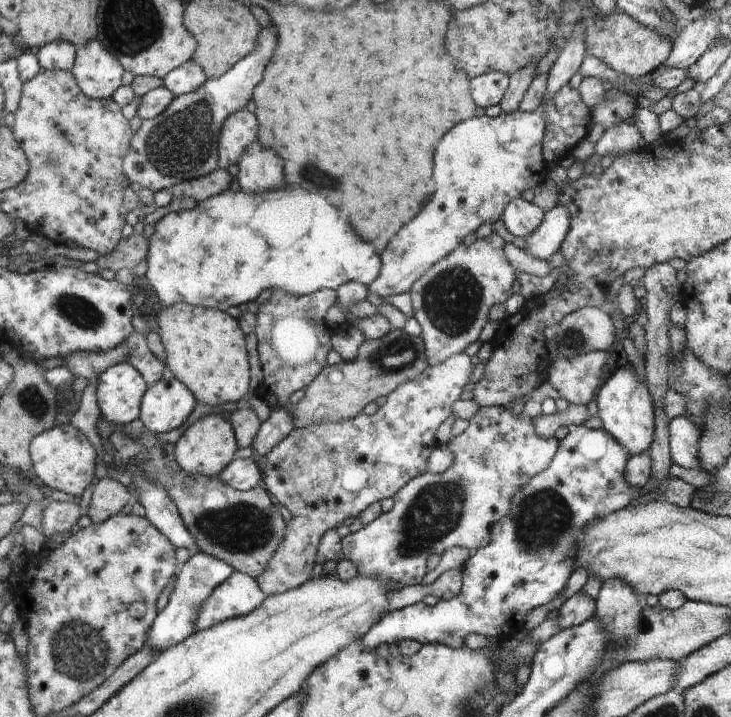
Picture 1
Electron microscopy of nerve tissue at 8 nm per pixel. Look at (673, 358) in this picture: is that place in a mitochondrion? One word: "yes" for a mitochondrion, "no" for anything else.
no

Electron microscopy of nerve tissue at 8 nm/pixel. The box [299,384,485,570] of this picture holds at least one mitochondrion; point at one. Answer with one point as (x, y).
(439, 509)

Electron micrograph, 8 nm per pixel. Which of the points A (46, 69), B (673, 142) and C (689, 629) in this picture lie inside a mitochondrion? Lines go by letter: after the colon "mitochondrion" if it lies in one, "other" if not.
A: other
B: other
C: other

